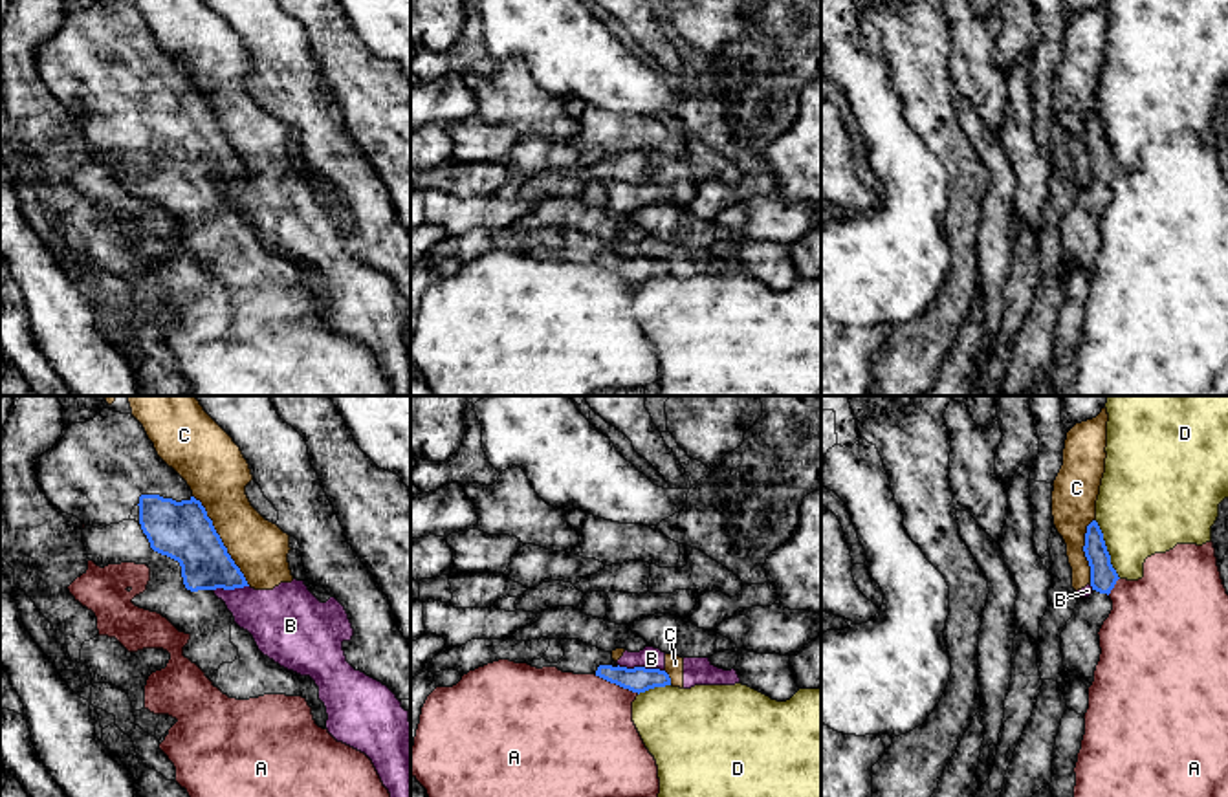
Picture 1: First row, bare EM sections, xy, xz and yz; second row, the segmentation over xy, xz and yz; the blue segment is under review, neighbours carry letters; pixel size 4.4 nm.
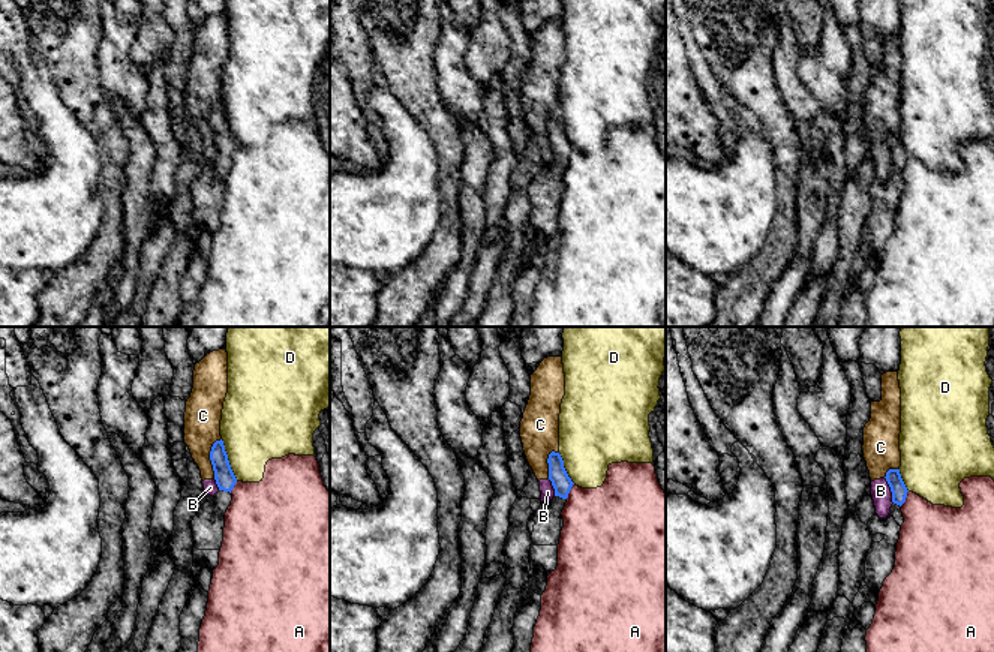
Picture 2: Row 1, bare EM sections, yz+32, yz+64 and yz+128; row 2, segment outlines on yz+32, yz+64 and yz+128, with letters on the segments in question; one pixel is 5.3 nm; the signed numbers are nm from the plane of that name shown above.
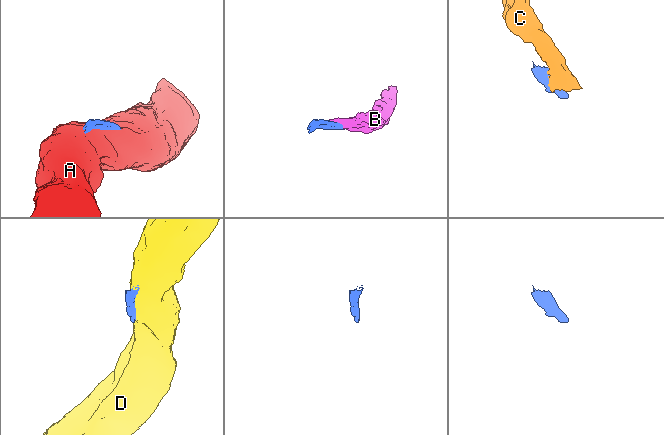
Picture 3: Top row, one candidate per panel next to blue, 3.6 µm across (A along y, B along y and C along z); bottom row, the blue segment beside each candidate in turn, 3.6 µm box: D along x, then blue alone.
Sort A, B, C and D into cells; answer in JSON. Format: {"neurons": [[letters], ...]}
{"neurons": [["A"], ["B", "C"], ["D"]]}

